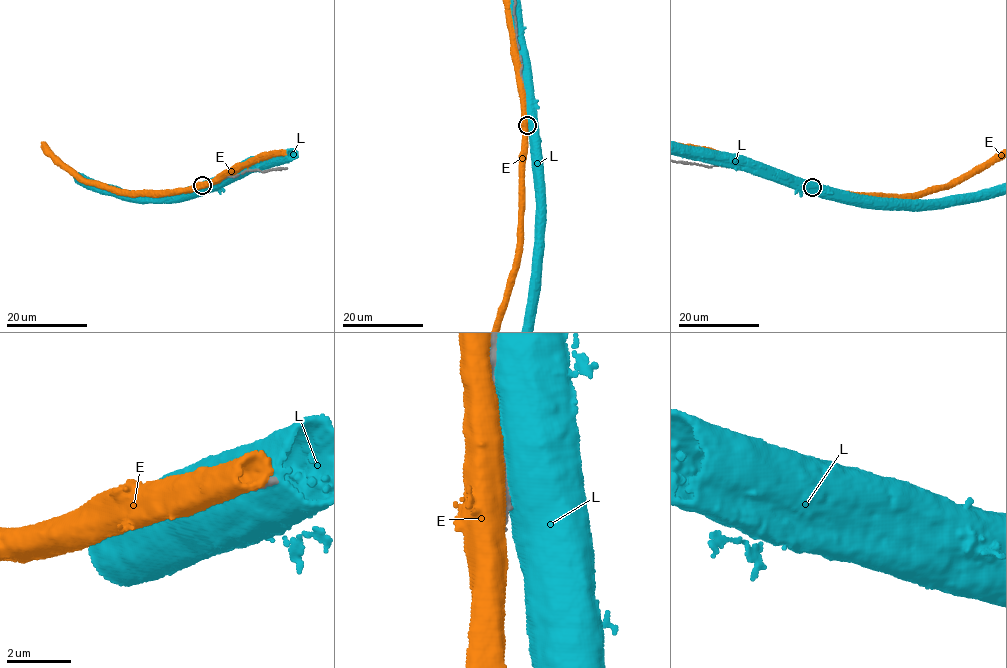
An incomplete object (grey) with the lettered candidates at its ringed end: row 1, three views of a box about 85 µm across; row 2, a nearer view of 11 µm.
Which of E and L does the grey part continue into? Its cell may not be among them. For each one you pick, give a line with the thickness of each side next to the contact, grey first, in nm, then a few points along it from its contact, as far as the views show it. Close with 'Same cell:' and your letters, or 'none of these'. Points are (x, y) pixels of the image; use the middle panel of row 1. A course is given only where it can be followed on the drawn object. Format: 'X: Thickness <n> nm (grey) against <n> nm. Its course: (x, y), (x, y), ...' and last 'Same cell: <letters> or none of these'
Same cell: none of these

